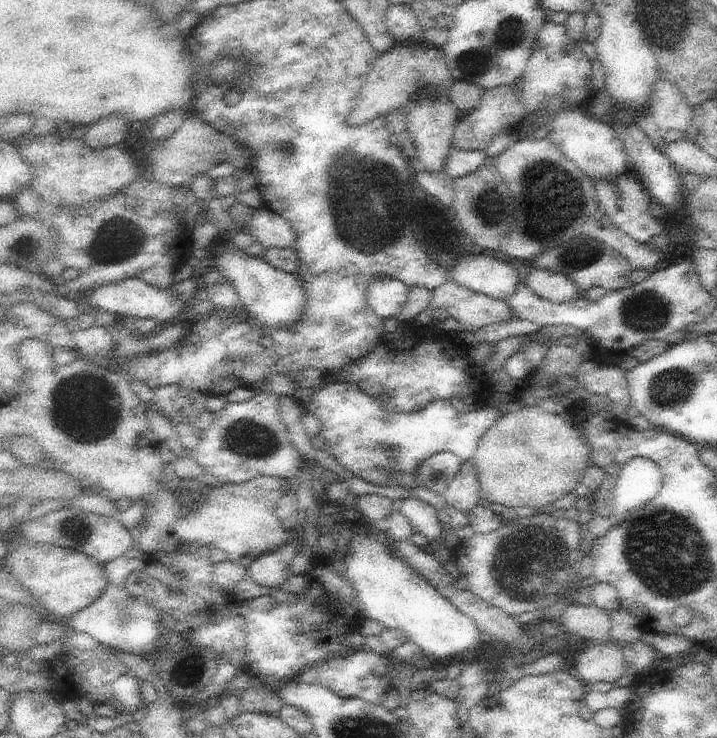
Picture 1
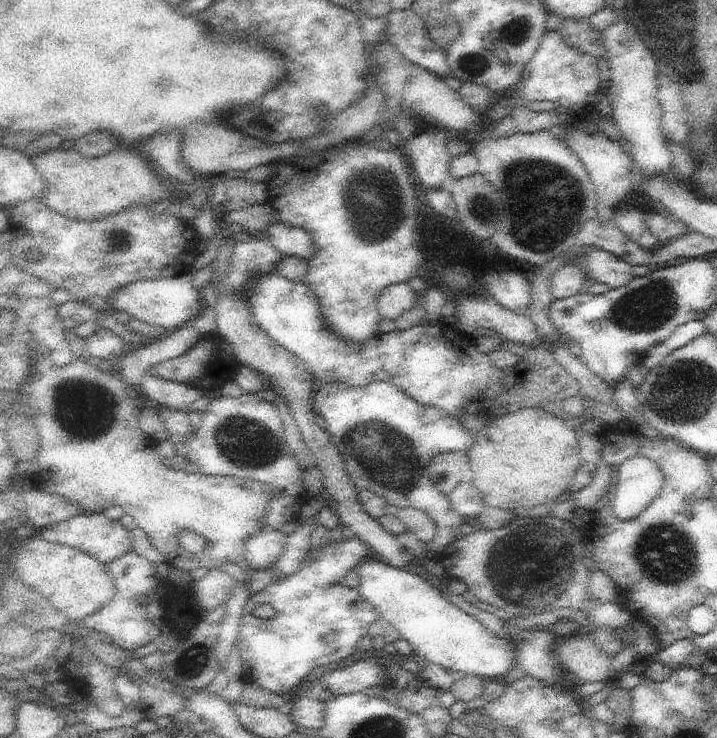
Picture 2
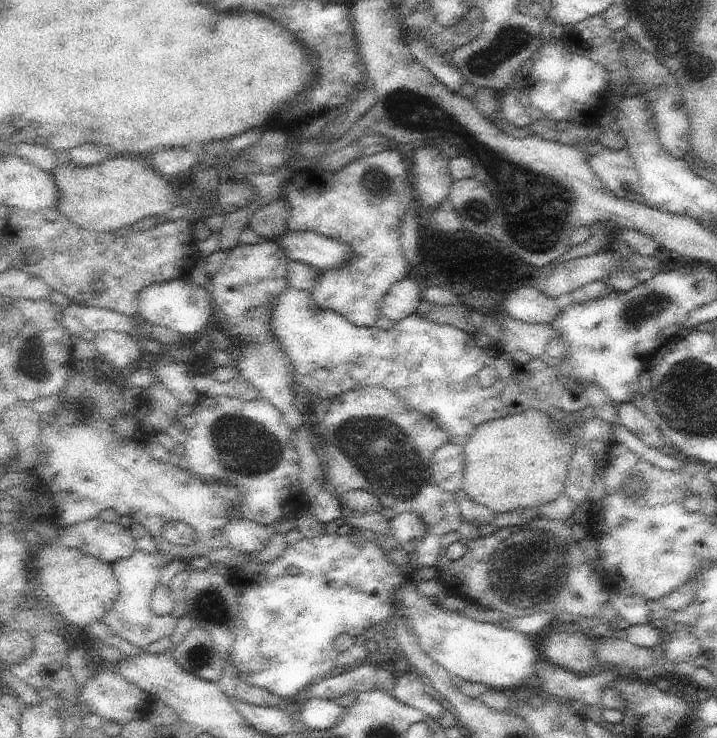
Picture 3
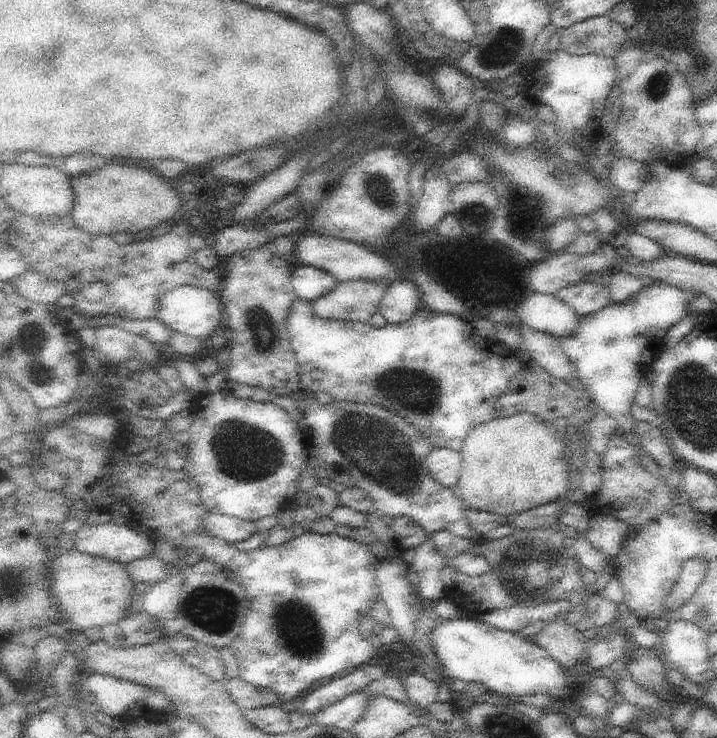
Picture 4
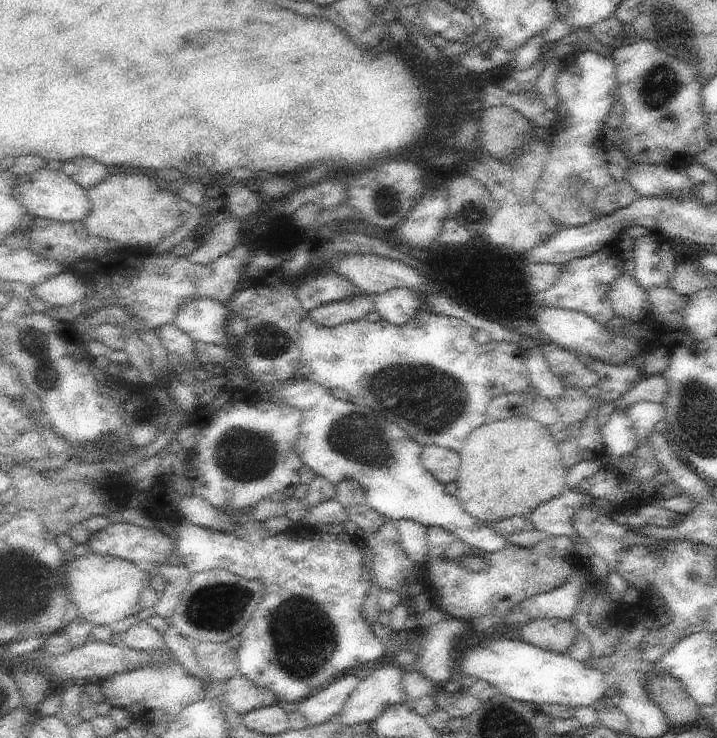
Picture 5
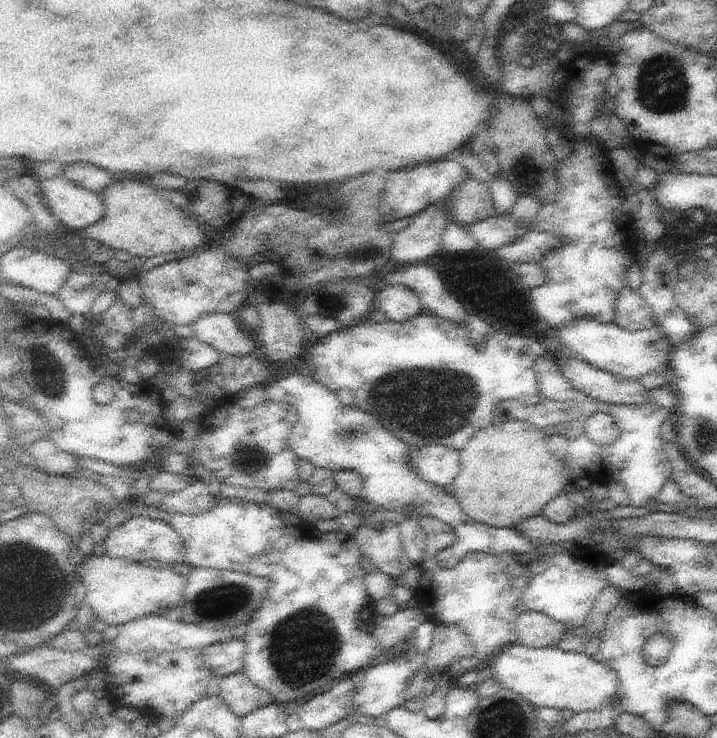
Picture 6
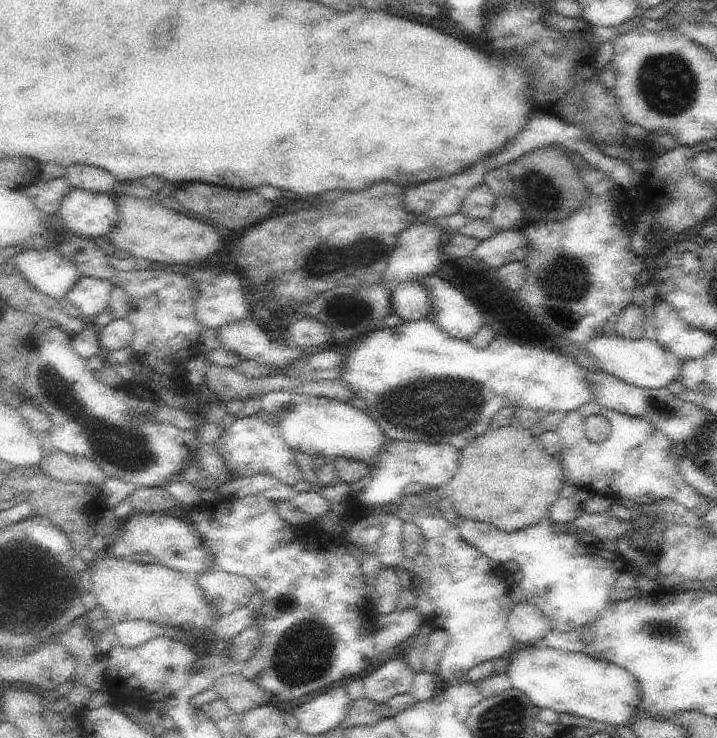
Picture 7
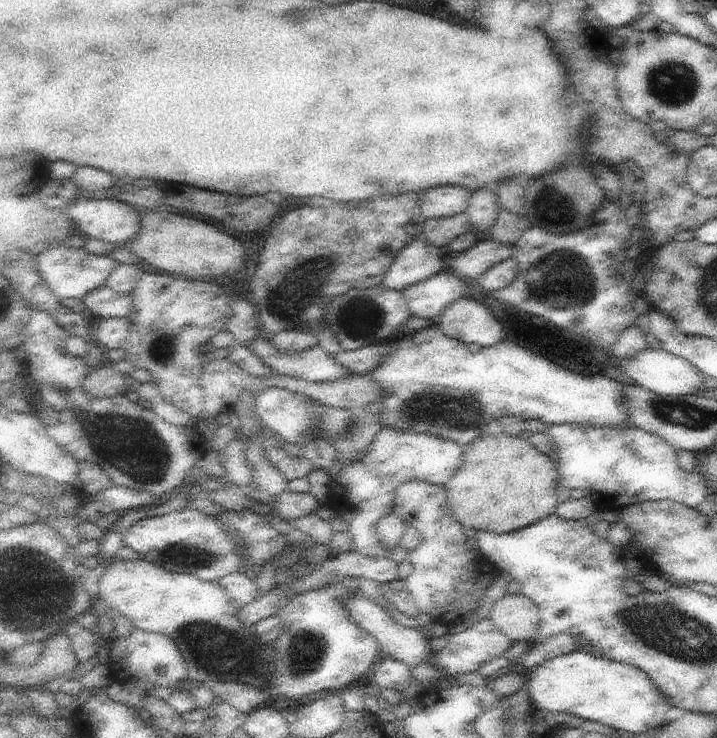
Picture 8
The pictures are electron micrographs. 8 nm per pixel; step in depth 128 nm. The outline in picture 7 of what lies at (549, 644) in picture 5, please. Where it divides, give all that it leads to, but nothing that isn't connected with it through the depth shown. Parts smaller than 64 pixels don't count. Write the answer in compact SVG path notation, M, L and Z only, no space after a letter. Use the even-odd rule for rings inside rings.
M528 601L515 604L507 620L508 628L518 642L518 647L534 645L554 630L552 621Z

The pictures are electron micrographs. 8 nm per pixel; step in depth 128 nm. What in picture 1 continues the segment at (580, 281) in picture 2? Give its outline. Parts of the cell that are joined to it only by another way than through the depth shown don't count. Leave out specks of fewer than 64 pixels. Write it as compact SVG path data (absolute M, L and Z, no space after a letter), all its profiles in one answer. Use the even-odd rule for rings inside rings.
M535 268L524 281L534 294L553 303L568 304L579 297L577 284L564 273Z

